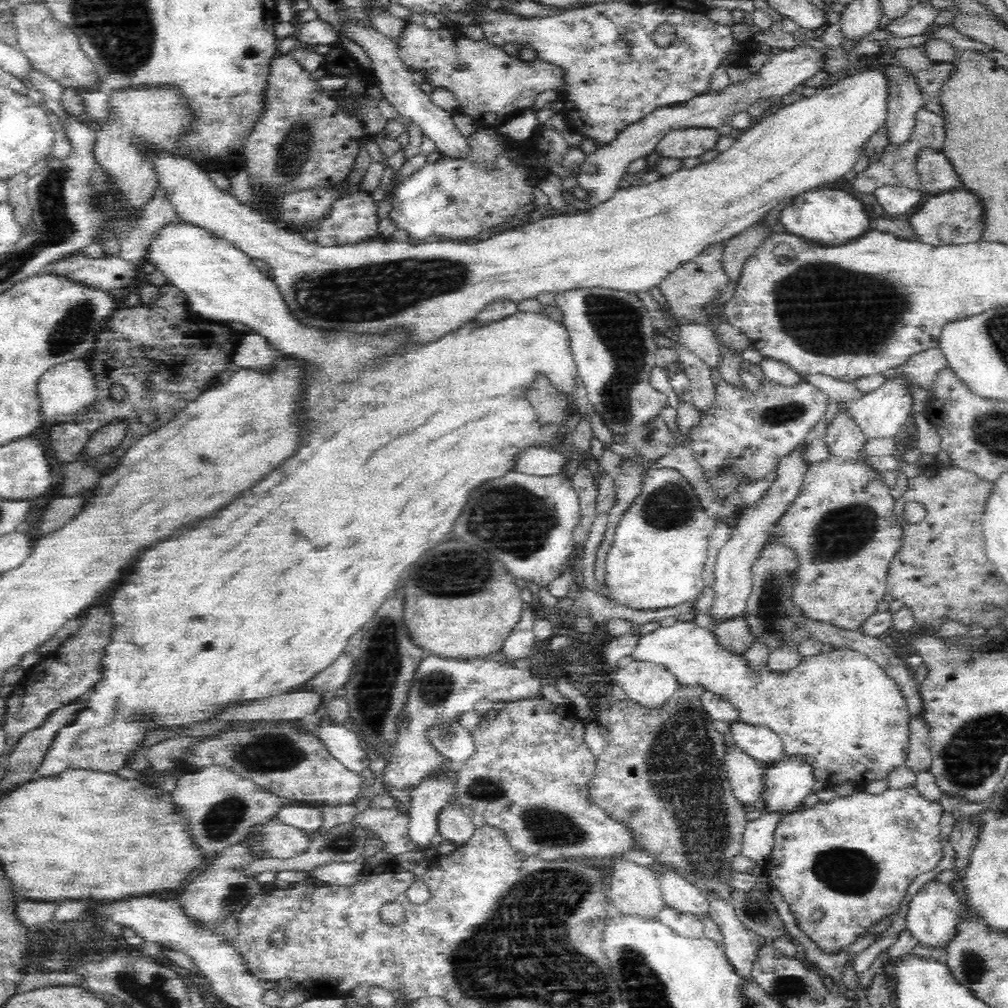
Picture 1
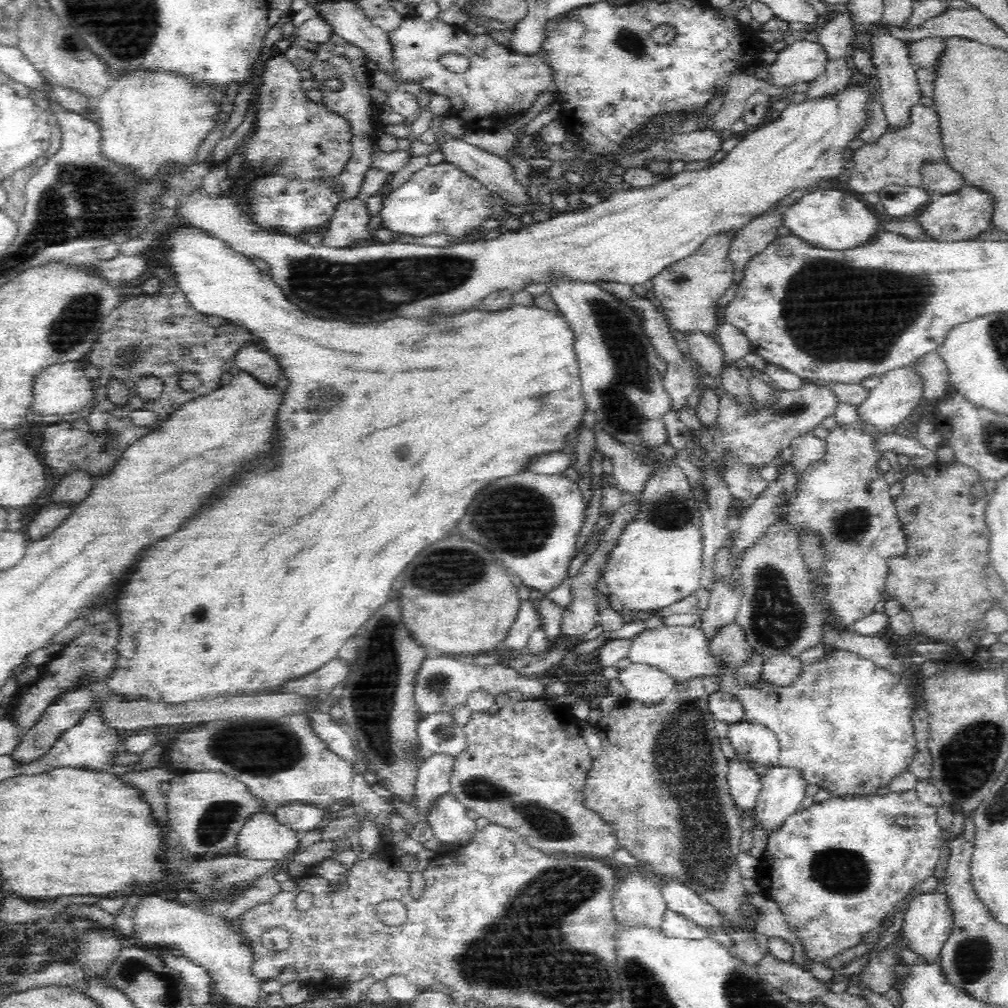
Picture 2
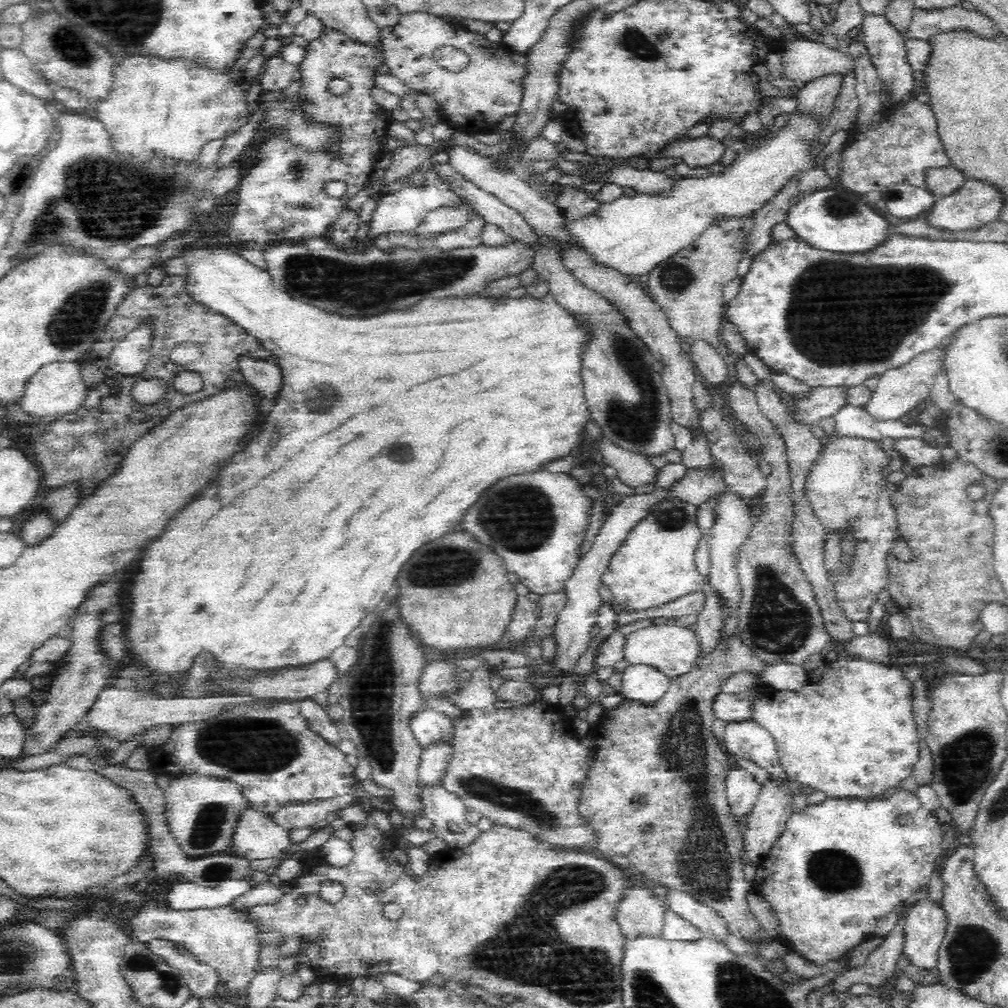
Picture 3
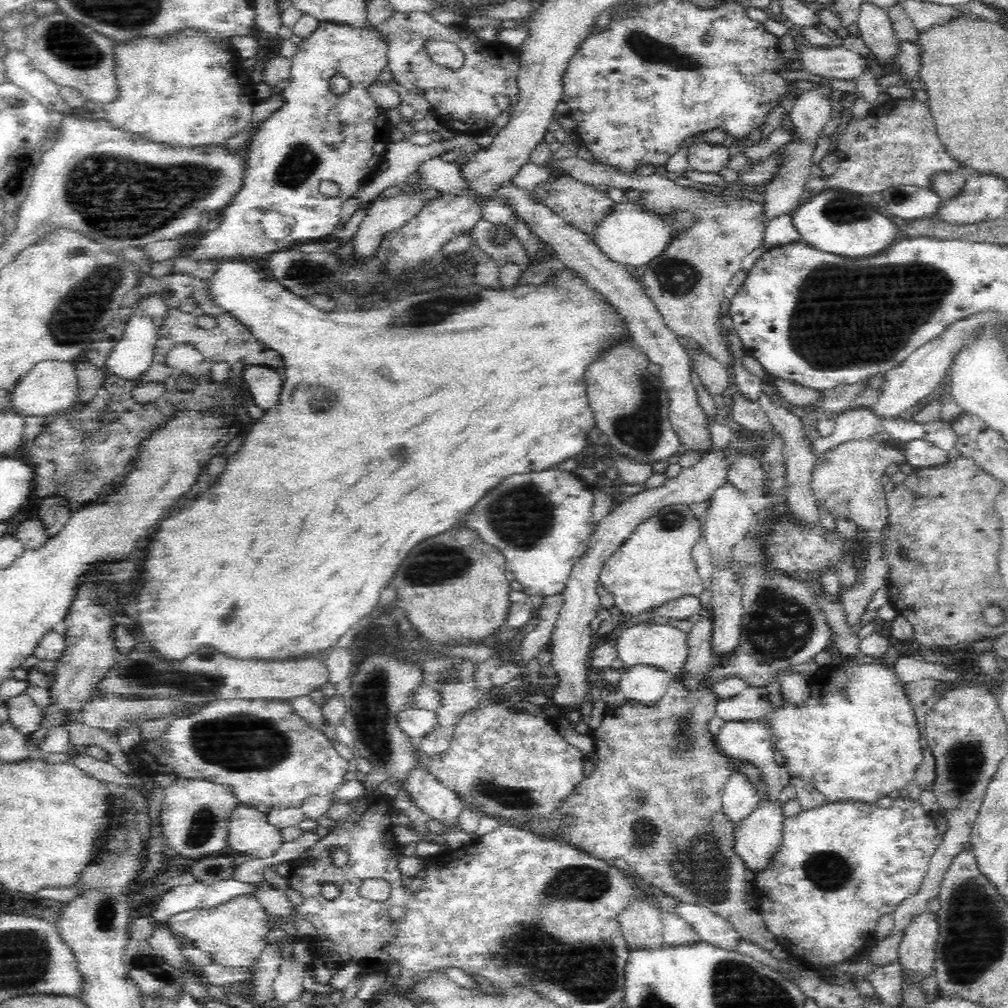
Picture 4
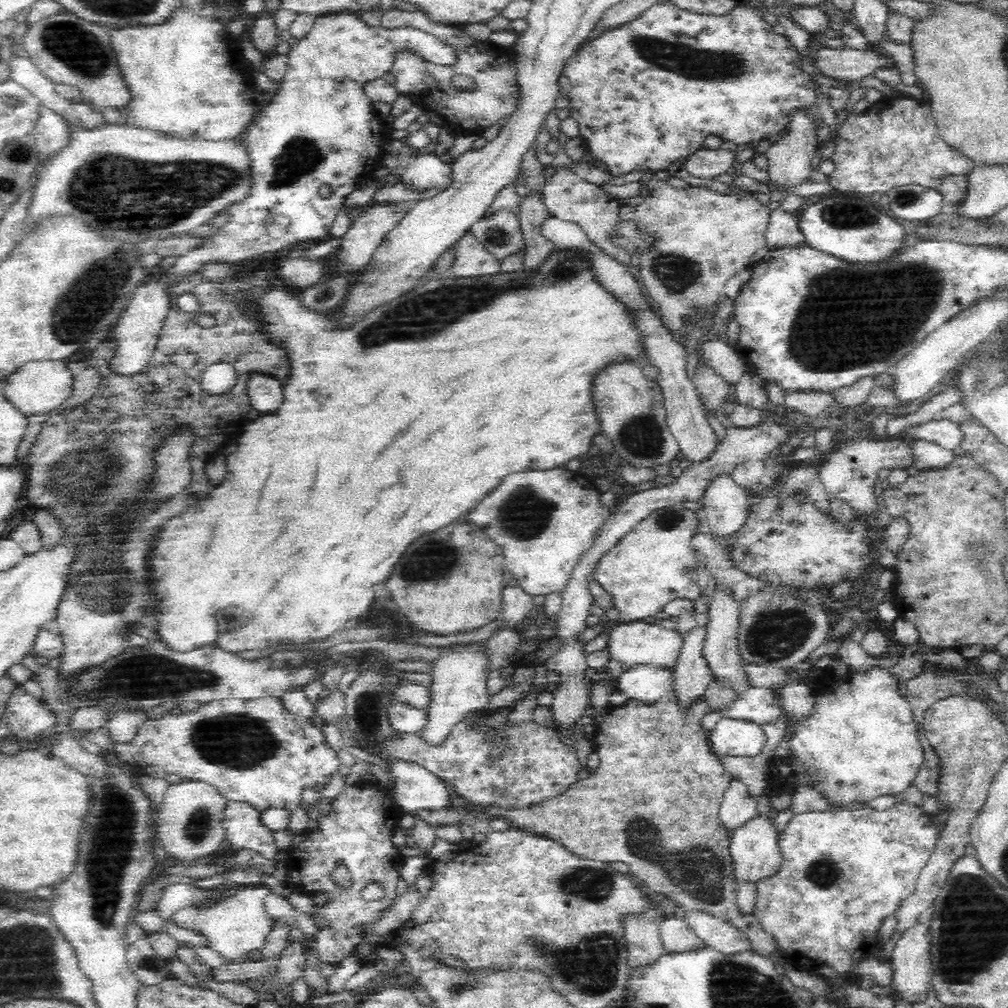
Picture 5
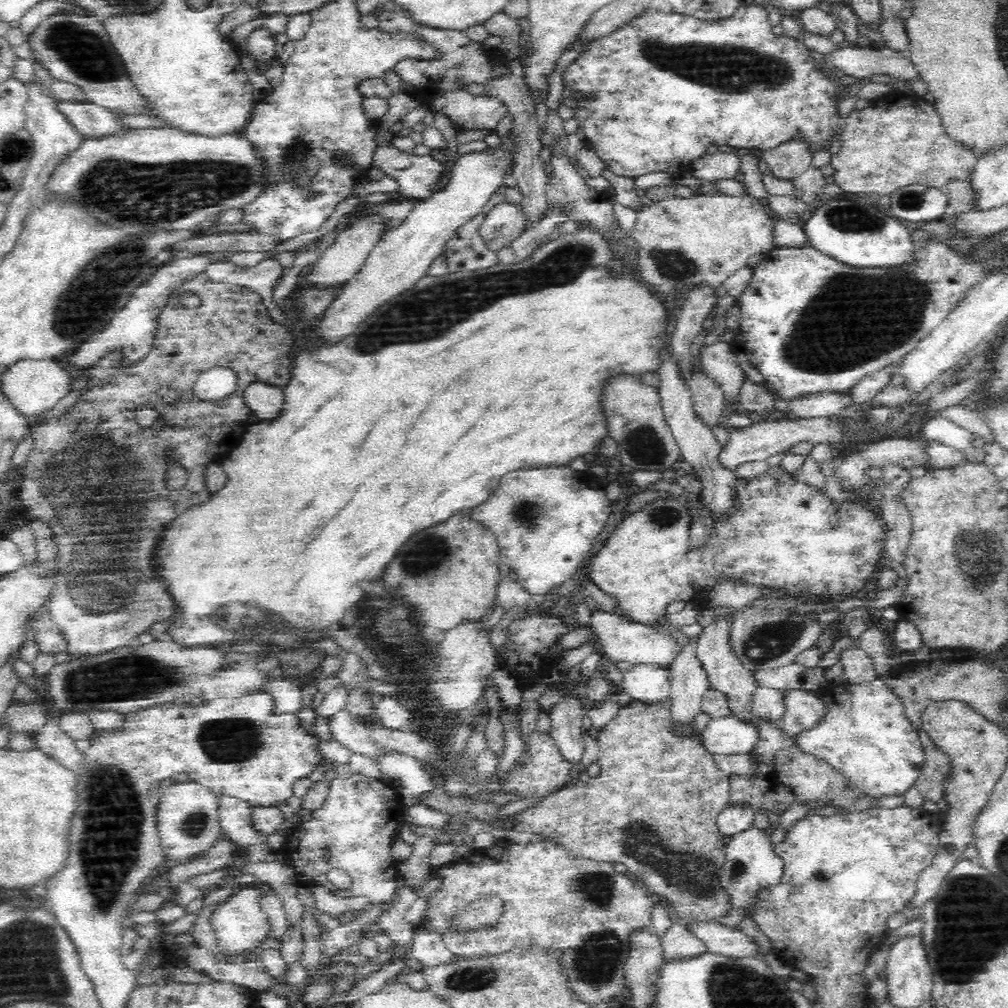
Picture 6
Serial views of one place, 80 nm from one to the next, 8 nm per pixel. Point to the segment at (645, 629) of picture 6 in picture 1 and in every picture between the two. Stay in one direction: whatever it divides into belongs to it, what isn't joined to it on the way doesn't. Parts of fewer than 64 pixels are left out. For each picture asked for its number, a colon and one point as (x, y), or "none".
1: (844, 716)
2: (682, 652)
3: (672, 649)
4: (664, 646)
5: (639, 642)

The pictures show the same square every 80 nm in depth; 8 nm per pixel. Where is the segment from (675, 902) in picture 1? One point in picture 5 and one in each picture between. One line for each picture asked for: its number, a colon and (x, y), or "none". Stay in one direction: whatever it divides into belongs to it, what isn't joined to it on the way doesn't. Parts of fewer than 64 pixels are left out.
2: (679, 898)
3: (710, 925)
4: (711, 928)
5: (723, 936)

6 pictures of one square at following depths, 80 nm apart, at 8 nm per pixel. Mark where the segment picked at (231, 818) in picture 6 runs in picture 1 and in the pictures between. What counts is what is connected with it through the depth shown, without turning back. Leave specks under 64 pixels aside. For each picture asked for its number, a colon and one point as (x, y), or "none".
1: (271, 839)
2: (262, 837)
3: (255, 836)
4: (248, 832)
5: (243, 830)

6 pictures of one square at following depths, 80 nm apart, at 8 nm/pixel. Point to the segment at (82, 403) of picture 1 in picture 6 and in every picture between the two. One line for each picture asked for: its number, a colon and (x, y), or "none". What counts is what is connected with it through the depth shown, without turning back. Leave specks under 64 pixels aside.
2: (63, 388)
3: (56, 388)
4: (50, 387)
5: (35, 387)
6: (32, 386)

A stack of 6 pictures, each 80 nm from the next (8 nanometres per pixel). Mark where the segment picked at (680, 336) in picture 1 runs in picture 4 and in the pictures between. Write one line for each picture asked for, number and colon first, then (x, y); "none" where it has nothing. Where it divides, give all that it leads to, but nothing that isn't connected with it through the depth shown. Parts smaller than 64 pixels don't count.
2: (704, 350)
3: (709, 362)
4: (714, 378)

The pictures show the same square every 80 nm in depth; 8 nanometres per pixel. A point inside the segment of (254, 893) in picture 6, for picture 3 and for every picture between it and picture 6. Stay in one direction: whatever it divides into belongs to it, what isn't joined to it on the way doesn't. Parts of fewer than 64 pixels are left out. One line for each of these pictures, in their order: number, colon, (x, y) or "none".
3: (227, 938)
4: (234, 933)
5: (237, 924)

